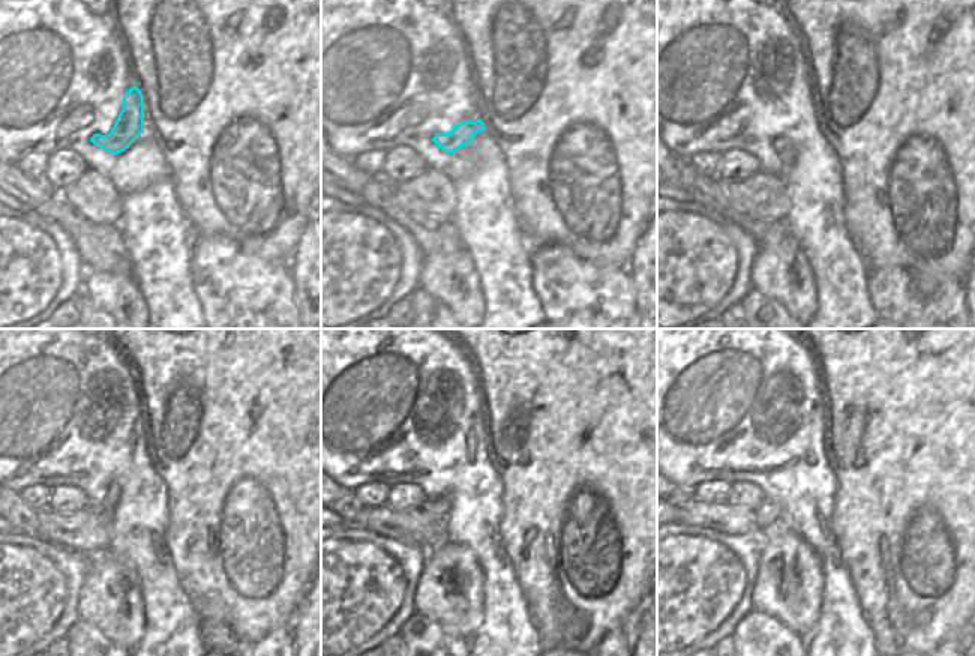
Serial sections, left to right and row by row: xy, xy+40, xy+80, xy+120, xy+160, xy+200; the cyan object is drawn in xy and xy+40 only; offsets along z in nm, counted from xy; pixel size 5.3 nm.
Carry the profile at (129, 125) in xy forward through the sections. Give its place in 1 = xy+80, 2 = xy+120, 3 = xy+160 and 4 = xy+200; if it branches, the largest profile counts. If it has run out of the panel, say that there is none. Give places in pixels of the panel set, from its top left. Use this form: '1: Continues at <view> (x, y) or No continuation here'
1: Continues at xy+80 (785, 149)
2: Continues at xy+120 (110, 502)
3: Continues at xy+160 (438, 506)
4: Continues at xy+200 (768, 514).

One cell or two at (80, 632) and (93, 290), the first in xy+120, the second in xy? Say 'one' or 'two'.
two

